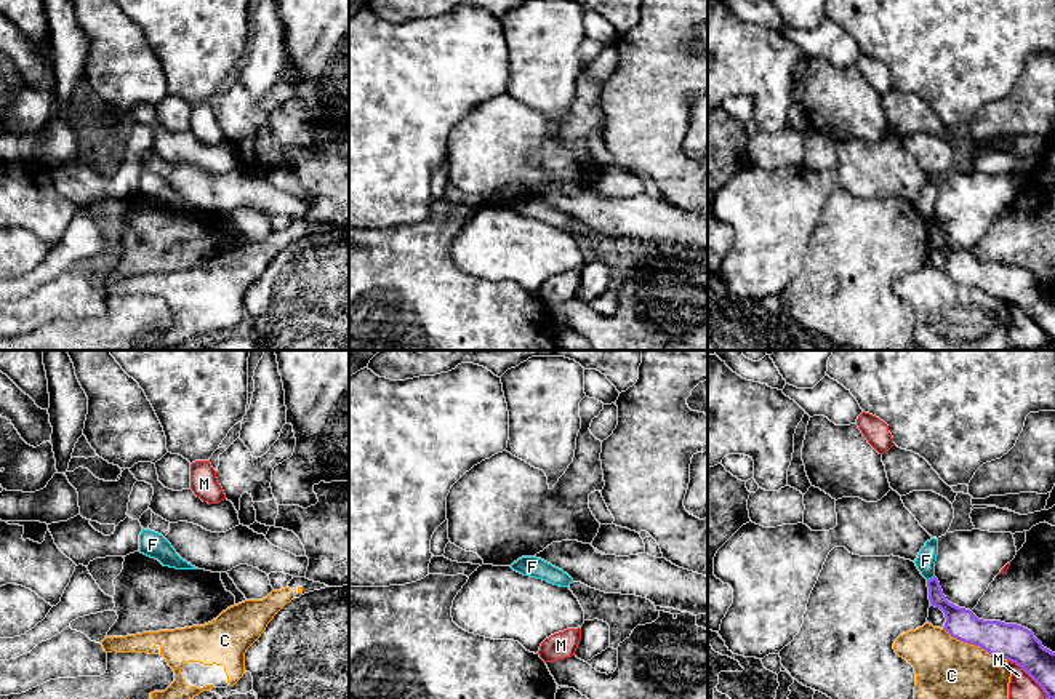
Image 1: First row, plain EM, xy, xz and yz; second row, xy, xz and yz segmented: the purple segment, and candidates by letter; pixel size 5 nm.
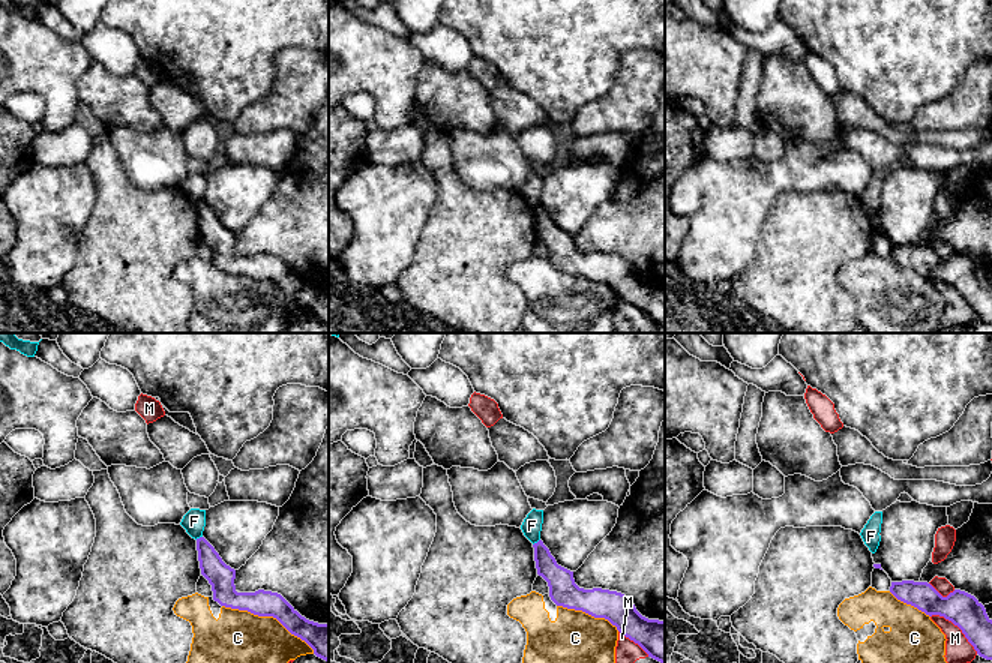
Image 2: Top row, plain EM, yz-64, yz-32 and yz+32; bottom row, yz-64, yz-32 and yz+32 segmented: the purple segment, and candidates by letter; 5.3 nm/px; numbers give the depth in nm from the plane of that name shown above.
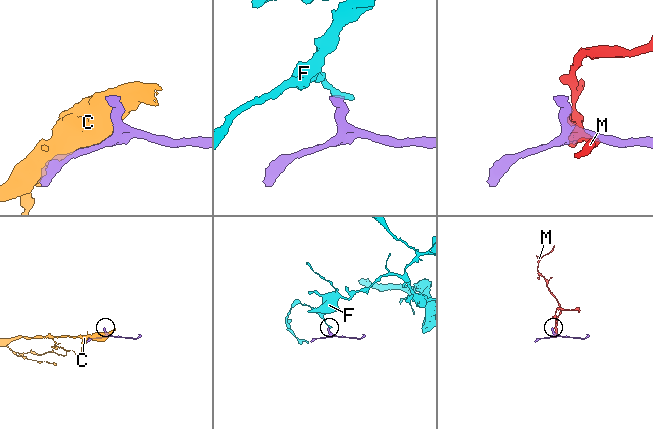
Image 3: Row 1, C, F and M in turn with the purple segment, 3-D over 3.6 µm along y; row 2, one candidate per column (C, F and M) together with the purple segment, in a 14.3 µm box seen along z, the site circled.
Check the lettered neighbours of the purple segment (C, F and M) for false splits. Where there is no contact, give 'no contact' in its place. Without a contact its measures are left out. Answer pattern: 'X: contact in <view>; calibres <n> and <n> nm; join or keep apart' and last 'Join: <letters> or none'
C: contact in yz; calibres 190 and 300 nm; keep apart
F: contact in yz; calibres 130 and 100 nm; keep apart
M: contact in yz; calibres 190 and 130 nm; keep apart
Join: none

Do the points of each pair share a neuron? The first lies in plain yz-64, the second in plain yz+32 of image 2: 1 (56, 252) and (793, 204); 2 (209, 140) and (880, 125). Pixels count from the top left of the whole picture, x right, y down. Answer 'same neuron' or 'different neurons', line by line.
1: different neurons
2: different neurons

